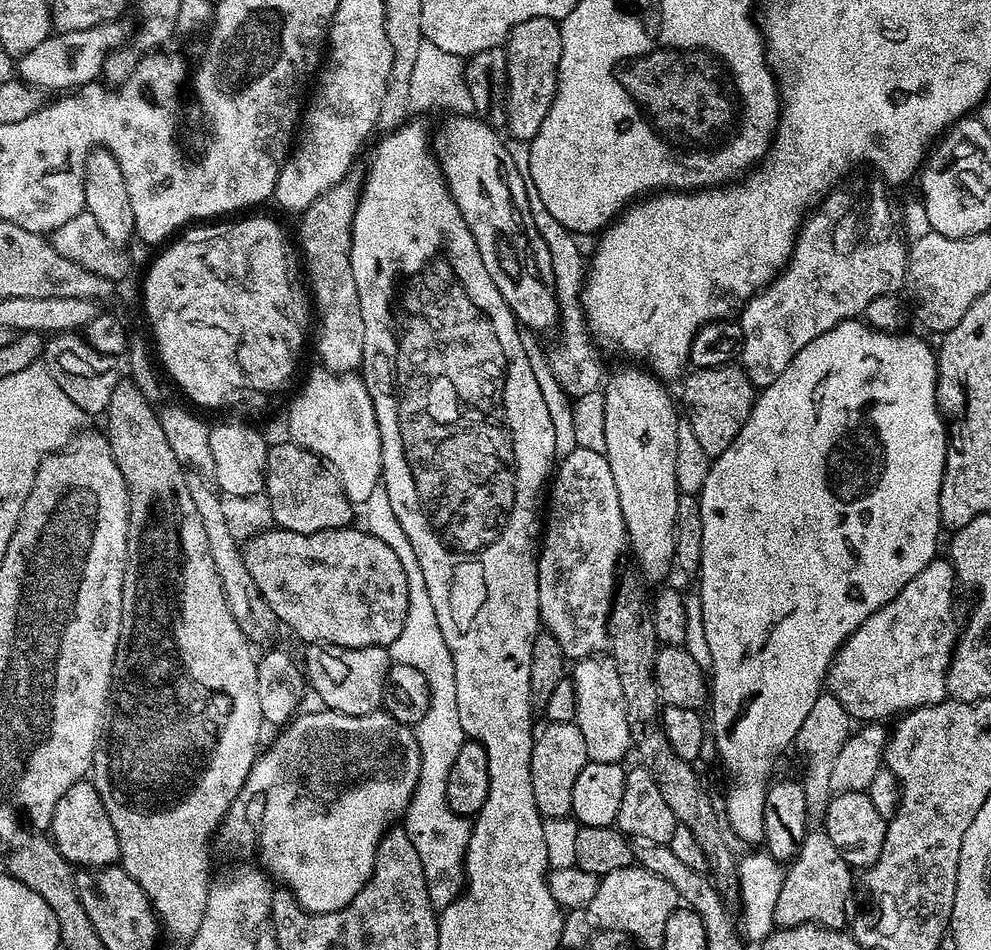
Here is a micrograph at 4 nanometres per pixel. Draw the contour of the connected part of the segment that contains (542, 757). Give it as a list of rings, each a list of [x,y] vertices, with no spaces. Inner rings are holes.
[[[575,722],[570,724],[545,723],[544,733],[537,735],[532,742],[530,758],[530,782],[534,786],[534,802],[540,815],[550,819],[572,816],[574,802],[574,781],[590,763],[586,754],[586,741],[582,730]]]

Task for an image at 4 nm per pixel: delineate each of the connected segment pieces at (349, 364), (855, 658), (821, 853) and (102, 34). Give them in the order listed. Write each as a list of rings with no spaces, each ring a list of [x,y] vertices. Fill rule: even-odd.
[[[346,178],[342,182],[338,182],[330,190],[326,190],[326,194],[322,194],[317,200],[310,205],[307,210],[299,217],[300,220],[300,248],[304,251],[304,268],[308,271],[308,284],[312,287],[312,300],[316,303],[316,320],[320,323],[320,333],[316,336],[316,352],[320,355],[319,363],[327,368],[330,372],[338,372],[341,374],[352,374],[357,371],[365,363],[364,355],[364,327],[362,326],[362,306],[358,306],[358,290],[354,286],[354,274],[350,270],[350,242],[352,241],[352,223],[354,222],[354,214],[356,213],[356,202],[360,199],[360,189],[362,187],[359,179]]]
[[[943,558],[931,560],[917,576],[910,578],[910,582],[906,582],[906,586],[893,600],[886,602],[886,606],[882,606],[874,614],[870,614],[870,618],[866,618],[866,622],[862,622],[862,626],[858,626],[858,630],[854,630],[854,634],[850,634],[848,641],[836,651],[836,657],[832,659],[832,665],[828,667],[826,688],[831,696],[838,698],[838,702],[842,702],[842,706],[846,706],[853,721],[884,722],[887,721],[887,716],[896,718],[905,712],[914,711],[915,708],[924,708],[928,704],[940,704],[946,699],[948,696],[948,667],[956,649],[956,641],[959,640],[962,631],[961,617],[956,617],[956,588],[958,589],[958,579],[955,567],[949,561],[947,564]]]
[[[822,830],[809,831],[799,854],[787,865],[782,894],[774,908],[776,928],[793,928],[799,924],[821,924],[823,928],[843,929],[844,907],[852,896],[852,872],[844,861],[845,853]]]
[[[123,19],[111,20],[105,24],[92,26],[90,30],[56,32],[44,42],[35,46],[18,60],[18,76],[25,84],[34,88],[60,94],[65,90],[75,90],[84,84],[91,84],[103,73],[106,58],[118,48],[123,48],[130,36],[130,28]]]

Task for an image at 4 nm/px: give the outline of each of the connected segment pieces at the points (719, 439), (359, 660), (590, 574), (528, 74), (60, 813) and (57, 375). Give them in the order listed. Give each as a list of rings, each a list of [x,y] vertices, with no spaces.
[[[727,364],[721,368],[697,368],[691,374],[692,377],[689,375],[683,381],[686,418],[690,426],[694,426],[702,450],[706,450],[709,458],[715,458],[734,442],[734,438],[738,438],[742,426],[746,426],[746,418],[750,418],[758,392],[740,366]]]
[[[333,644],[307,645],[308,653],[302,656],[302,664],[306,669],[306,680],[316,691],[316,696],[321,700],[325,709],[351,716],[361,716],[377,711],[384,703],[384,690],[388,684],[390,667],[390,652],[388,648],[343,648]]]
[[[576,447],[570,455],[563,457],[563,459],[559,461],[558,467],[555,469],[554,479],[550,484],[550,495],[546,500],[546,523],[542,528],[542,543],[539,545],[536,558],[540,623],[543,631],[554,634],[554,638],[558,641],[558,646],[562,646],[565,657],[567,657],[569,661],[575,662],[584,660],[588,656],[599,656],[609,647],[608,619],[610,618],[610,610],[612,609],[612,597],[616,594],[616,585],[618,583],[618,571],[616,572],[616,567],[619,566],[620,559],[623,558],[624,552],[626,556],[629,548],[630,545],[628,542],[626,522],[622,518],[622,505],[618,503],[618,485],[614,482],[614,474],[610,471],[610,462],[608,461],[607,456],[604,455],[599,447]]]
[[[530,18],[527,22],[518,22],[506,41],[508,53],[508,90],[504,104],[504,116],[508,119],[508,132],[516,140],[531,142],[546,114],[556,93],[556,75],[562,58],[562,34],[557,21],[550,18]]]
[[[90,782],[70,786],[70,790],[58,798],[58,806],[54,806],[52,815],[50,839],[69,864],[84,870],[107,868],[120,858],[118,834],[114,834],[110,814],[106,814],[106,806],[102,806],[102,798]]]
[[[58,332],[47,337],[42,363],[49,374],[62,386],[66,398],[74,402],[85,414],[92,412],[107,413],[110,394],[114,394],[114,386],[118,386],[122,373],[112,368],[113,357],[105,356],[91,347],[83,335],[75,332]]]

